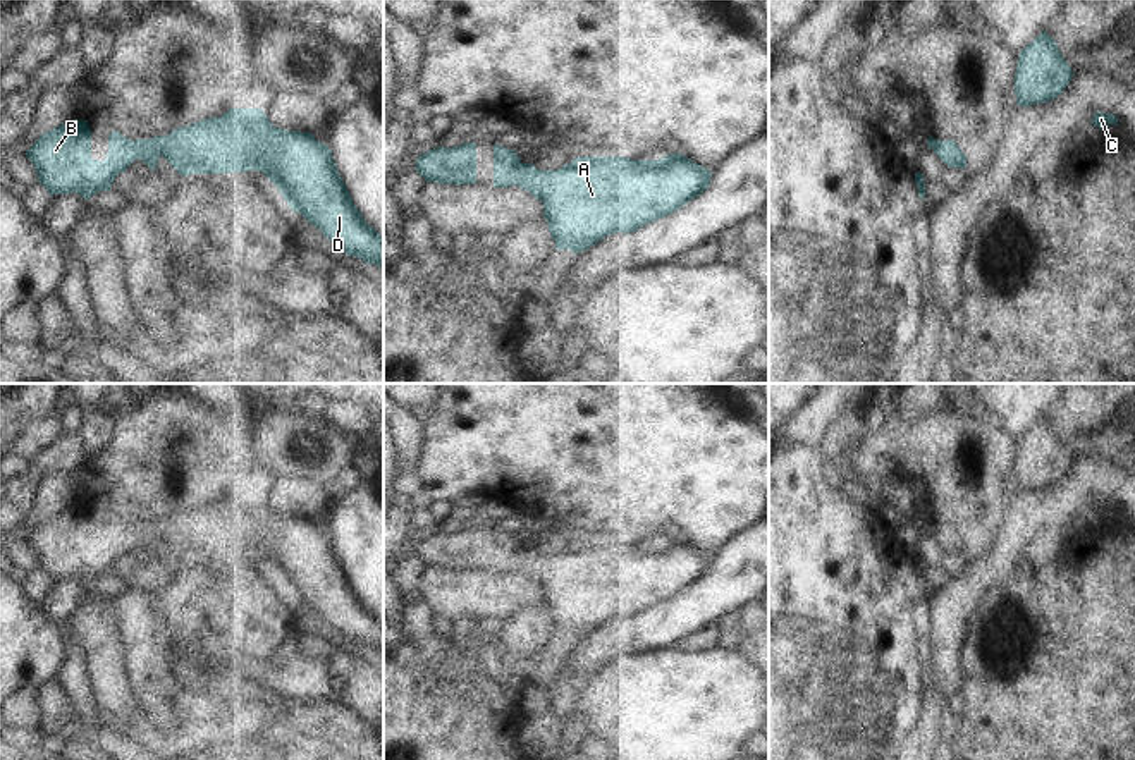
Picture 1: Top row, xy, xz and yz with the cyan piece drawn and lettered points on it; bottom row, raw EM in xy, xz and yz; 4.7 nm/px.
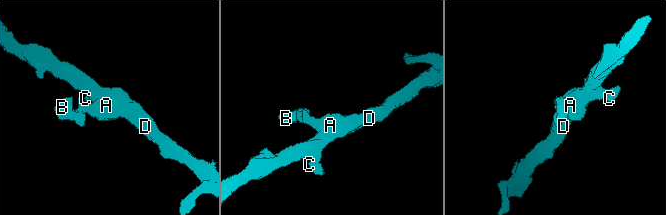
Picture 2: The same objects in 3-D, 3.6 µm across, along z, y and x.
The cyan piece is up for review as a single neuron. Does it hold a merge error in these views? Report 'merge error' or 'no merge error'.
no merge error

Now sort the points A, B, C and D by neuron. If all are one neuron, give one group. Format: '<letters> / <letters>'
A B C D

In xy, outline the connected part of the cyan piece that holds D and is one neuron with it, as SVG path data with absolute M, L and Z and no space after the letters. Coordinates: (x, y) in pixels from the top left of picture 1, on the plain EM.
M229 493L220 502L203 504L151 524L132 526L112 516L103 547L91 543L91 514L88 506L77 504L41 519L26 536L28 545L36 554L40 569L52 581L77 578L84 585L100 576L110 576L115 562L126 557L134 545L144 547L153 557L160 540L181 562L191 559L263 557L277 571L291 595L320 614L330 628L347 641L383 653L383 622L366 609L353 588L332 543L332 535L316 526L311 518L275 512L261 493Z

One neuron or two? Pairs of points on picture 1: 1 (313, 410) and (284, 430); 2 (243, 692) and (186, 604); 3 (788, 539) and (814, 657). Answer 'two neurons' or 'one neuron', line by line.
1: two neurons
2: two neurons
3: one neuron

